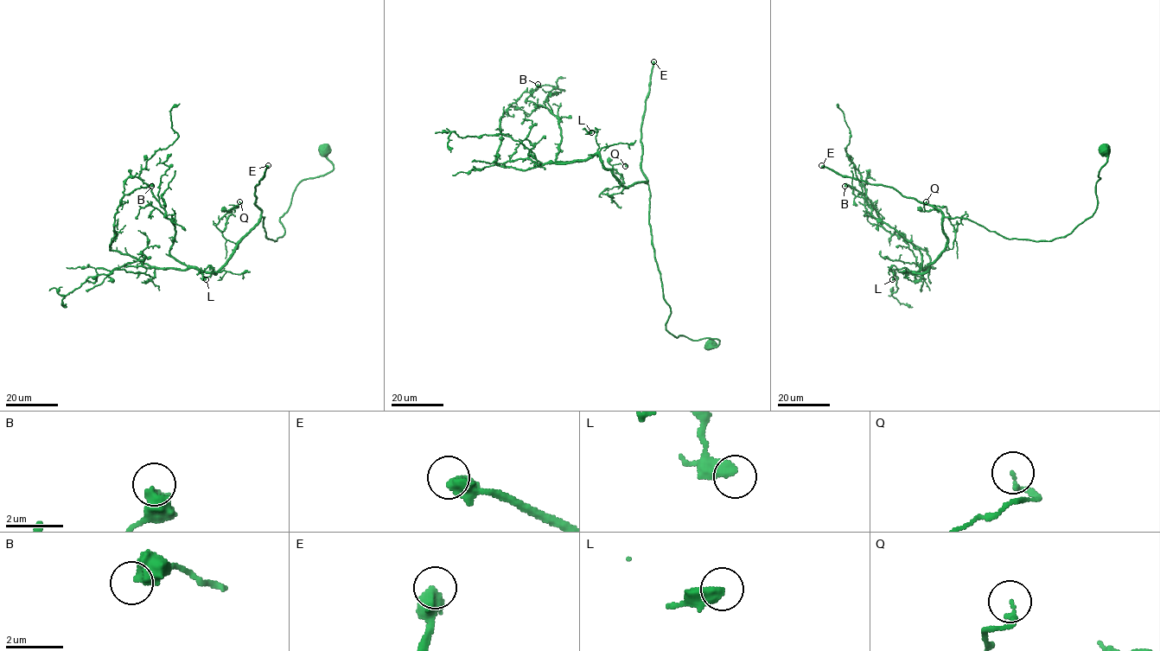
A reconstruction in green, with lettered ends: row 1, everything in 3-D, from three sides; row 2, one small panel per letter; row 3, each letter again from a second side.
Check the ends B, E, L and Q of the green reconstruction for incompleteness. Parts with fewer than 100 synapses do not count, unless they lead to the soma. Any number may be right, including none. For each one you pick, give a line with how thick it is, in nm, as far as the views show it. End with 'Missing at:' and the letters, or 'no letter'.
E: 550 nm
Missing at: E

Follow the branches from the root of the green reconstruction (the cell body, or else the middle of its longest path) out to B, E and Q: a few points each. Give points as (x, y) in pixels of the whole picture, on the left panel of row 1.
B: (323, 149), (284, 233), (262, 217), (217, 272), (111, 249), (120, 200), (151, 186)
E: (323, 149), (333, 169), (296, 186), (276, 240), (266, 237), (255, 204), (268, 165)
Q: (323, 149), (333, 169), (296, 186), (276, 240), (262, 217), (236, 249), (223, 236), (216, 225), (239, 201)

